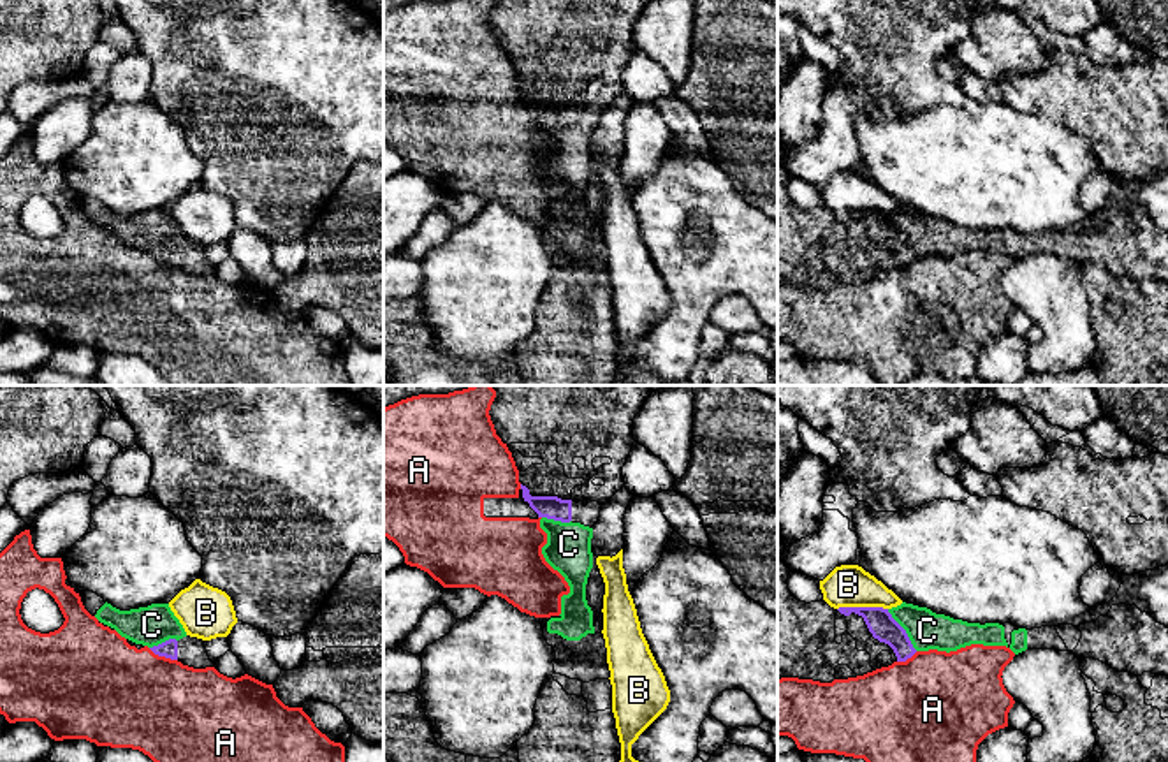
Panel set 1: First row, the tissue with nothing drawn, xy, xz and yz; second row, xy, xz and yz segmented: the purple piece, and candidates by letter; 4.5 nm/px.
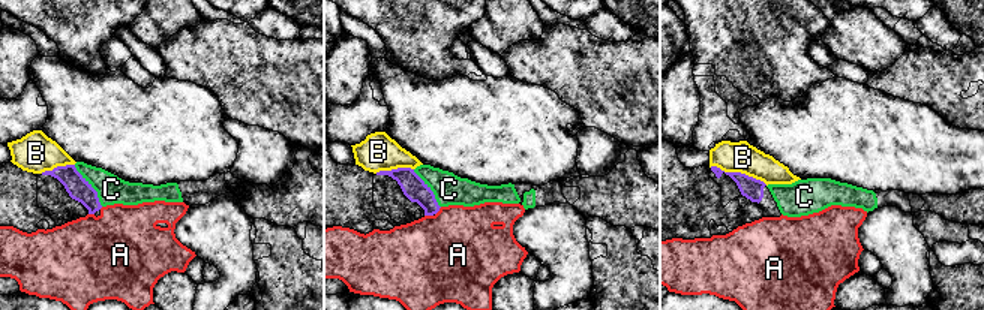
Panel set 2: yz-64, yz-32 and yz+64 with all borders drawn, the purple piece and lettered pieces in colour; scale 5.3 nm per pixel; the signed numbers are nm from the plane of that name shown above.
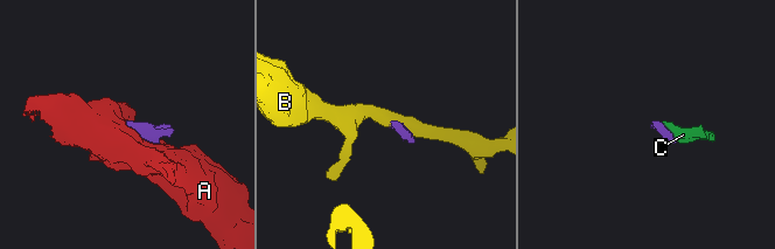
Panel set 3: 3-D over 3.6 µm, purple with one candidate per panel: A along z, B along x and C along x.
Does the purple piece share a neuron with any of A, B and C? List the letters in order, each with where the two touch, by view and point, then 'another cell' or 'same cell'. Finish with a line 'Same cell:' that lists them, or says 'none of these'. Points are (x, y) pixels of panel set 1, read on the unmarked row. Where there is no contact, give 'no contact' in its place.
A: xy (162, 261) | another cell
B: yz (862, 213) | another cell
C: yz (905, 236) | same cell
Same cell: C

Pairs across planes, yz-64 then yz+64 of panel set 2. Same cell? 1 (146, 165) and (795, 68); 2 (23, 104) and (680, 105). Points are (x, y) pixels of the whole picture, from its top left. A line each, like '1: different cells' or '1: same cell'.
1: different cells
2: different cells

